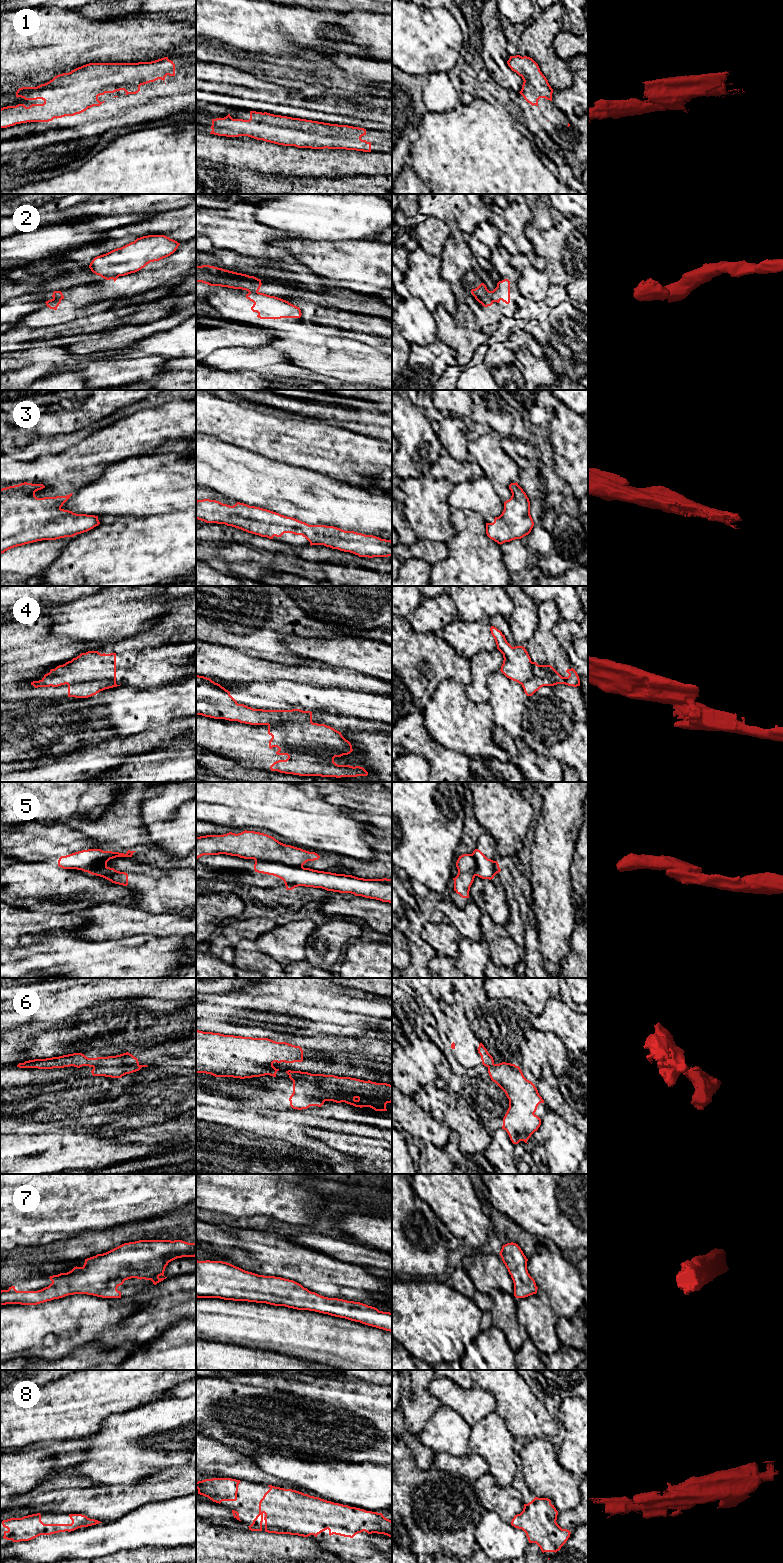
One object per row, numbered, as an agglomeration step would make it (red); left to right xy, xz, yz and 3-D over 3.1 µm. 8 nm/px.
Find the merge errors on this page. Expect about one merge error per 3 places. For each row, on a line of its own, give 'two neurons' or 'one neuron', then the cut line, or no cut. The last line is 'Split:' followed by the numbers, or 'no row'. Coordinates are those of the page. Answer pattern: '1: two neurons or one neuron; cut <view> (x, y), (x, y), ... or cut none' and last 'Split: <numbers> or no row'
1: one neuron; cut none
2: two neurons; cut yz (488, 291), (488, 296), (493, 301)
3: one neuron; cut none
4: two neurons; cut xy (115, 683), (88, 681), (70, 683), (68, 685)
5: two neurons; cut xz (255, 859), (302, 866)
6: two neurons; cut xy (138, 1064), (95, 1065), (93, 1067)
7: one neuron; cut none
8: one neuron; cut none
Split: 2, 4, 5, 6

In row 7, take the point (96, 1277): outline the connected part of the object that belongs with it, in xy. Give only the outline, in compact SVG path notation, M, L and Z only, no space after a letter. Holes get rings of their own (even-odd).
M139 1240L124 1243L106 1253L85 1259L82 1267L74 1267L67 1273L50 1276L52 1283L38 1291L17 1291L15 1286L0 1291L0 1305L37 1305L74 1294L87 1294L102 1298L121 1298L117 1288L131 1278L151 1280L154 1285L167 1277L164 1271L169 1262L182 1257L195 1257L196 1243L182 1240Z

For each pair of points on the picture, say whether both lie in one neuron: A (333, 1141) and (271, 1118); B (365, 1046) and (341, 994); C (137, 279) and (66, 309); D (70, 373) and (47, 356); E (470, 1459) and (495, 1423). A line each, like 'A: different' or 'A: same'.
A: different
B: different
C: same
D: different
E: different

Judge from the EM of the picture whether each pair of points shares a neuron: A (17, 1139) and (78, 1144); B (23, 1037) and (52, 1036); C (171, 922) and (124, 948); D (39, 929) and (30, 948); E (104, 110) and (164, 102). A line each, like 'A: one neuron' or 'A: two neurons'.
A: one neuron
B: one neuron
C: two neurons
D: two neurons
E: one neuron

